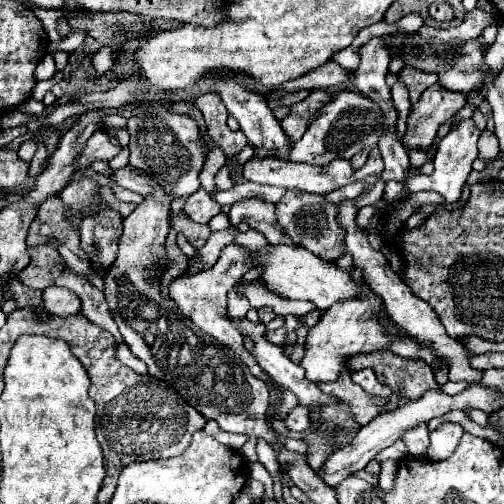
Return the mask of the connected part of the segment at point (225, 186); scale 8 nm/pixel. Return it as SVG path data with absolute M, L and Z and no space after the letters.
M224 165L215 175L215 184L220 190L229 190L233 187L233 183L229 176L229 168Z

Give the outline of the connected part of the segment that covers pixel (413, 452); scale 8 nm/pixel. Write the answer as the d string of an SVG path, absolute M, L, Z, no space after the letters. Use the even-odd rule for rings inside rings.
M419 424L416 428L407 431L402 440L406 444L410 456L423 458L430 445L427 424Z

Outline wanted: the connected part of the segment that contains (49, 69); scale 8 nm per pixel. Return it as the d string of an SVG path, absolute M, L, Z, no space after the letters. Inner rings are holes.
M45 54L43 60L37 64L35 78L37 78L37 80L49 80L49 78L53 78L53 74L55 74L55 62L53 62L53 56L51 56L51 54Z

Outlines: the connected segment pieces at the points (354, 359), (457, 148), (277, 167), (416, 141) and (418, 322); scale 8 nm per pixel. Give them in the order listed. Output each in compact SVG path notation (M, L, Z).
M379 350L379 352L367 352L367 354L355 354L349 356L347 368L351 372L371 368L377 378L387 386L401 386L405 388L405 398L415 400L417 396L423 396L423 392L435 388L441 390L435 382L435 376L431 372L431 366L427 366L423 360L407 360L391 350Z
M459 120L457 128L451 128L451 132L439 142L439 150L435 154L435 170L431 176L413 176L409 178L409 182L404 185L401 182L386 182L384 187L383 199L391 203L392 201L399 200L405 188L409 188L411 193L419 192L419 190L435 190L437 194L441 194L445 198L445 202L453 204L459 202L461 198L461 188L467 182L469 174L471 174L471 164L477 158L477 140L479 140L479 130L475 128L473 120Z
M253 158L245 164L245 170L243 170L243 176L247 180L259 182L259 184L269 184L269 186L281 186L281 188L299 188L303 192L313 192L313 194L329 194L337 188L353 184L355 182L353 174L355 174L355 168L351 166L351 160L343 160L343 158L335 158L327 166L293 164L293 162L279 160L279 158L265 158L265 160Z
M441 84L429 86L417 104L411 106L407 118L407 132L401 138L401 144L407 150L429 150L435 140L439 126L465 106L465 94L451 92Z
M341 202L341 208L339 208L339 222L343 228L347 228L347 236L345 236L345 246L347 246L347 252L353 256L353 262L355 262L355 268L359 268L363 272L363 278L373 286L373 290L383 298L385 302L385 312L389 314L389 318L405 328L407 332L411 332L411 336L417 336L417 340L425 340L425 344L433 344L433 348L437 348L437 354L439 356L449 356L449 360L453 360L451 368L449 368L449 380L451 382L459 382L459 380L465 380L469 384L481 384L481 376L483 372L481 370L473 370L469 368L469 350L461 346L461 342L453 340L447 336L445 328L441 326L437 314L433 312L433 308L429 308L429 304L425 304L423 300L419 300L417 296L411 294L409 286L391 270L387 258L379 252L379 250L373 250L367 242L367 236L365 232L357 232L357 224L355 224L355 214L357 214L357 208L353 202Z

